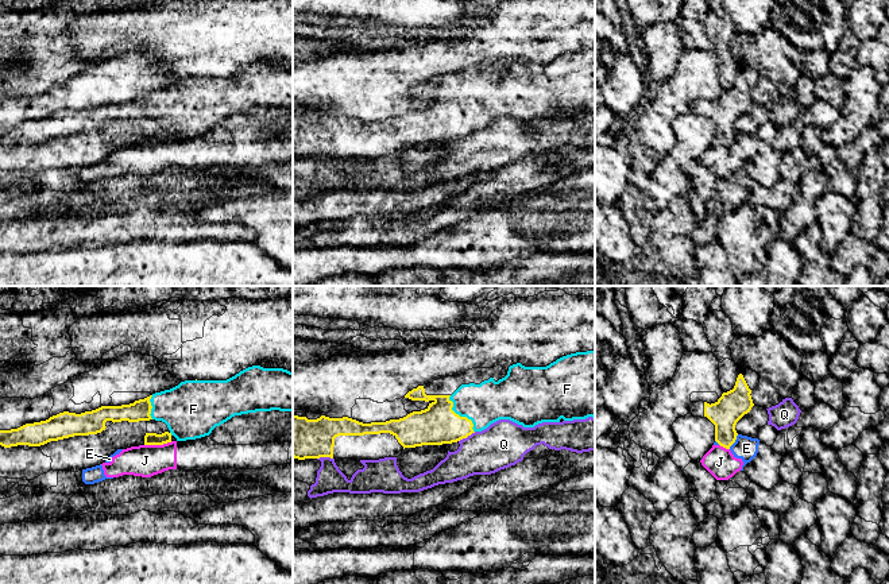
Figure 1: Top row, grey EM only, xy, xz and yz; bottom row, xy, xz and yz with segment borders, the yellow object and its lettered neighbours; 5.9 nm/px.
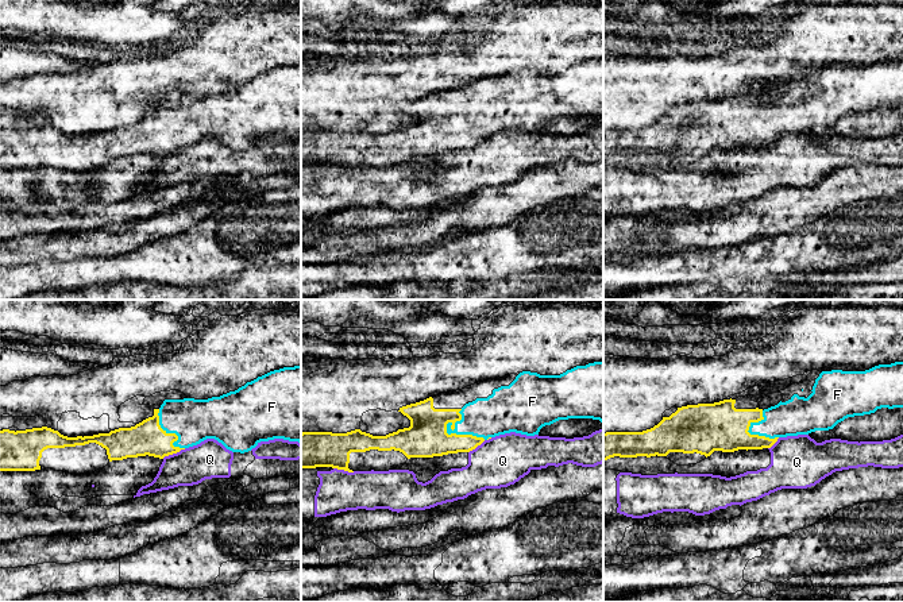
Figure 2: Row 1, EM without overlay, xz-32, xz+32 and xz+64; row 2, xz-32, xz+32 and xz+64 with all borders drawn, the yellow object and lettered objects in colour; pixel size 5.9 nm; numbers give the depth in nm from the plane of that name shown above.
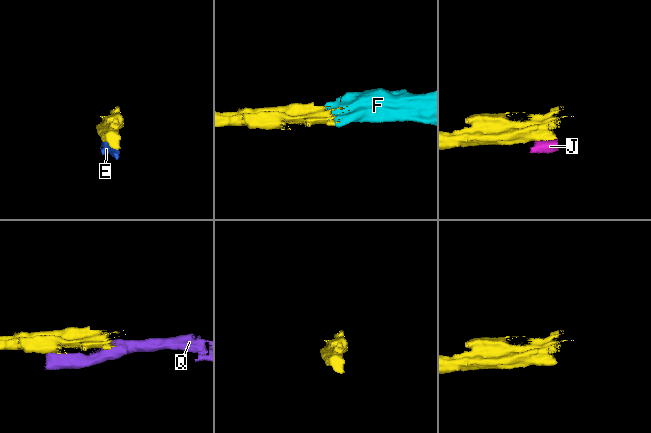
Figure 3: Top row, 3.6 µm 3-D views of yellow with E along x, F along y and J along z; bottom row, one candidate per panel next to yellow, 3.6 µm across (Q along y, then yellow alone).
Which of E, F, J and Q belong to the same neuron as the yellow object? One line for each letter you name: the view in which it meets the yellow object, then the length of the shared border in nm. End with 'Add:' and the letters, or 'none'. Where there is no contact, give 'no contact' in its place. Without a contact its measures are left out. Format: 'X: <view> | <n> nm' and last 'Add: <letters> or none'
F: xz | 260 nm
Add: F

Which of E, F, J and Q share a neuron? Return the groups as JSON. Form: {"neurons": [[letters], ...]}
{"neurons": [["E", "J"], ["F"], ["Q"]]}

